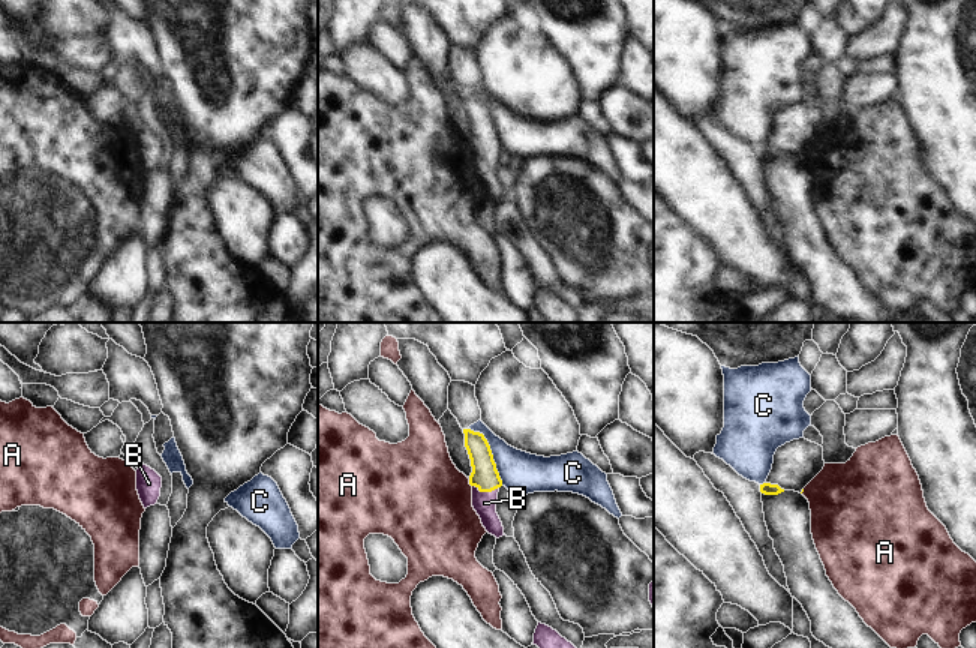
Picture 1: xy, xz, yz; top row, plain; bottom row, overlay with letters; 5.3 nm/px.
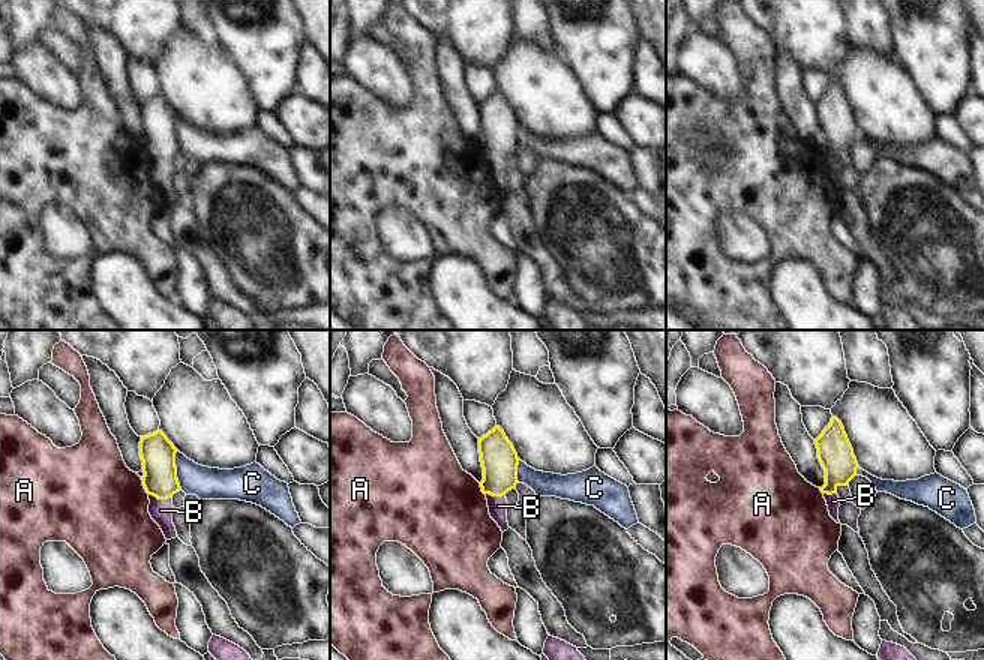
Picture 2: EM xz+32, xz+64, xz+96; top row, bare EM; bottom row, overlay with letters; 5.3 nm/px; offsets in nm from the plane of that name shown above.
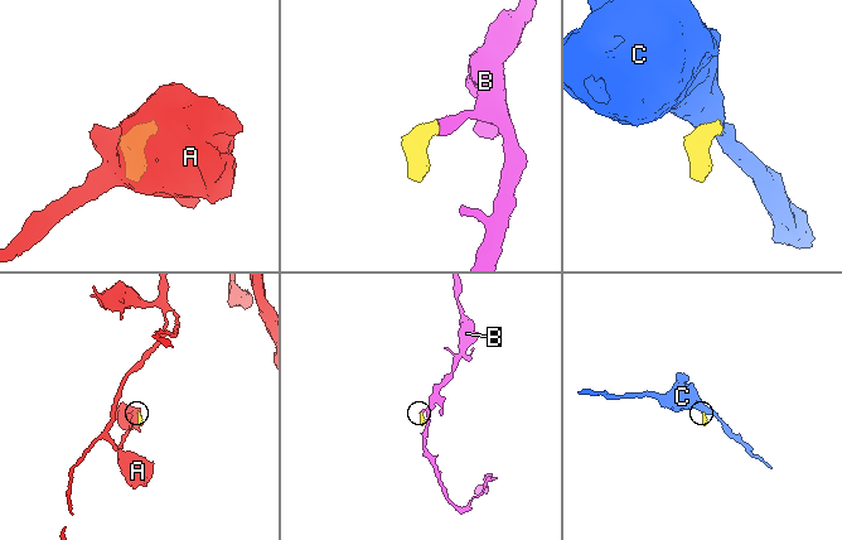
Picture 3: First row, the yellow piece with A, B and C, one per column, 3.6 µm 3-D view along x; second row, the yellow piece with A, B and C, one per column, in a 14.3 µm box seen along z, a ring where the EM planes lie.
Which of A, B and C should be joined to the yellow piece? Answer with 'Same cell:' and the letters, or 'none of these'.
Same cell: B.

